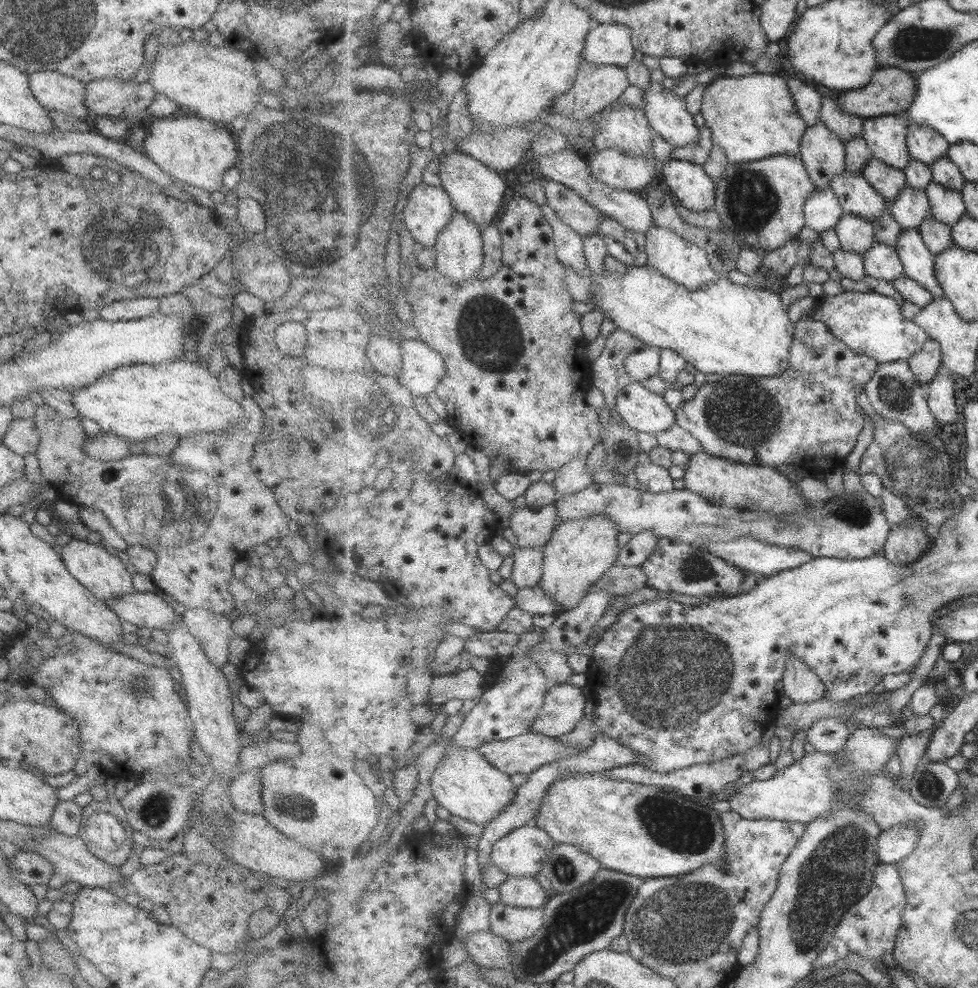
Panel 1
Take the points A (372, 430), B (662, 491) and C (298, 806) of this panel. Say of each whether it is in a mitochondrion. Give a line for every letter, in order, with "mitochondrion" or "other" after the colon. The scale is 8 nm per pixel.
A: mitochondrion
B: other
C: mitochondrion

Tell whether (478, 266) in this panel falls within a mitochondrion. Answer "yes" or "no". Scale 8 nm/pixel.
no

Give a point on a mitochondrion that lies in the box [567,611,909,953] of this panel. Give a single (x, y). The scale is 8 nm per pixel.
(672, 677)

